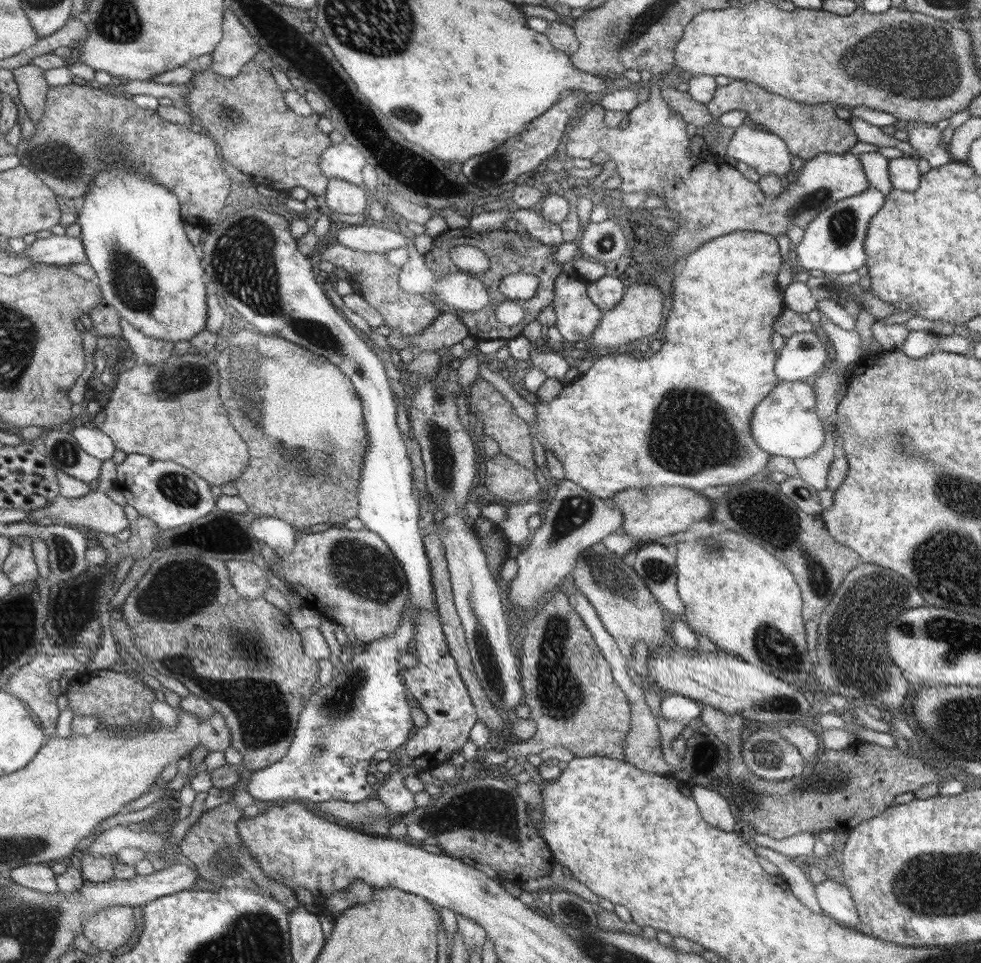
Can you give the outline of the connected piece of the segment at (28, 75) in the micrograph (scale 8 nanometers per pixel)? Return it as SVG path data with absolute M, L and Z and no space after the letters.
M34 63L17 68L14 80L18 84L19 99L37 125L43 118L47 108L49 83L45 79L45 70L35 67Z

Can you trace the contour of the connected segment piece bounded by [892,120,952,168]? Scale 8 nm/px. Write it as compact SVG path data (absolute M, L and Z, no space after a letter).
M896 120L892 125L896 130L905 130L905 143L917 153L917 159L927 160L930 168L943 166L952 160L947 145L941 142L942 132L931 123Z

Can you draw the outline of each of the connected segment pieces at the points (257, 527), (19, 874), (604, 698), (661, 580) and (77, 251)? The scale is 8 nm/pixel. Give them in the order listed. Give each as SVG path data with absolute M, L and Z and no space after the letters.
M255 518L251 522L251 533L273 552L289 552L297 531L279 518Z
M28 864L12 870L11 879L15 883L41 891L45 894L57 892L57 879L59 876L51 870L51 867L43 864Z
M556 587L553 590L553 597L545 601L541 610L531 620L527 620L524 626L527 630L521 640L519 659L520 685L524 691L522 704L529 709L528 718L536 722L536 731L529 740L508 745L502 752L512 758L516 754L538 755L543 749L564 746L579 758L603 756L622 760L623 743L627 739L626 734L631 725L631 704L624 691L617 686L612 677L611 667L600 653L588 628L567 603L567 596Z
M653 543L649 546L638 546L634 552L633 570L651 591L652 597L671 616L682 617L684 603L681 602L678 592L675 592L676 561L673 556L669 556L669 552L661 544Z
M50 235L36 239L27 245L22 256L28 256L32 262L61 267L83 263L88 260L84 242L78 237Z

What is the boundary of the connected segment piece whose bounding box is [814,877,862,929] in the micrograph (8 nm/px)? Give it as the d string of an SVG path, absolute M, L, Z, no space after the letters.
M827 877L814 885L814 892L823 915L835 919L845 927L862 929L858 922L857 911L850 899L850 892L845 885Z

